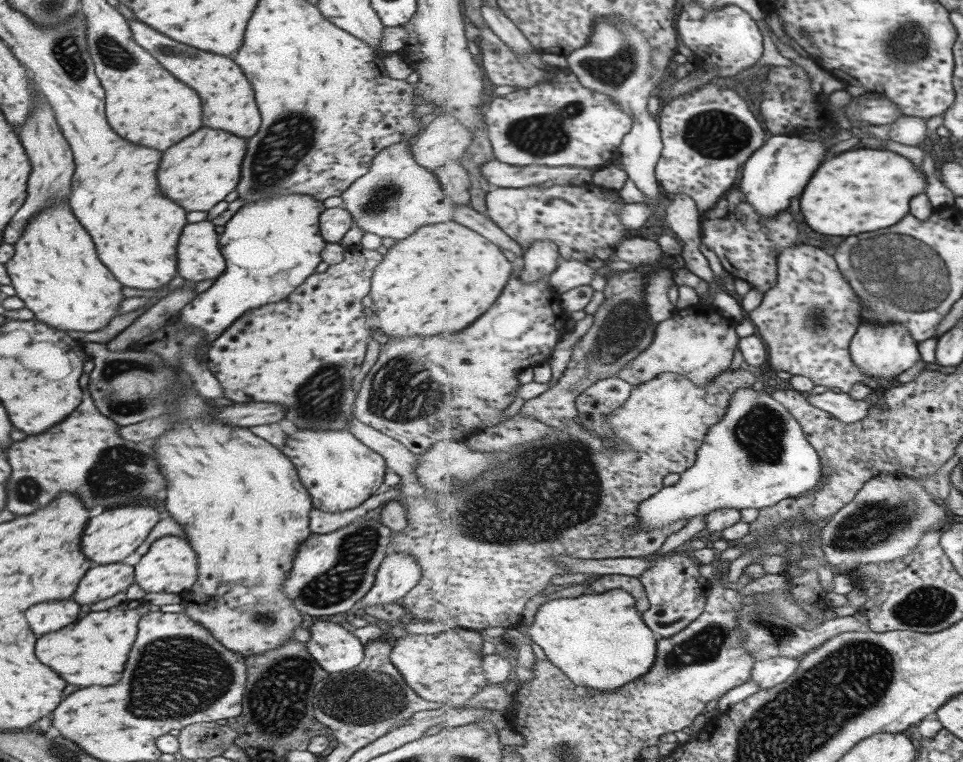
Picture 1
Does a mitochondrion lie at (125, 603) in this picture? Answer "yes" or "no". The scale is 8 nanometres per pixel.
no

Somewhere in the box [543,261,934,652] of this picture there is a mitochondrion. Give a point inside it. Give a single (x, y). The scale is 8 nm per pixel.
(873, 525)

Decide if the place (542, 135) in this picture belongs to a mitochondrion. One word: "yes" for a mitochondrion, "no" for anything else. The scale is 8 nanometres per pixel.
yes

